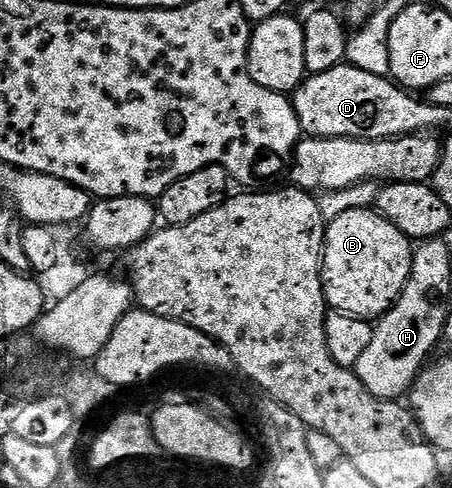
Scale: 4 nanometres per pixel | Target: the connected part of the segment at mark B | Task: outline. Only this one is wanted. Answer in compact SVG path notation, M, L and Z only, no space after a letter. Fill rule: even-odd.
M367 208L351 209L342 213L327 225L324 233L324 258L322 275L324 277L324 299L329 309L348 312L351 316L379 318L392 307L406 286L406 278L412 269L413 241L390 222L386 222L380 213Z

